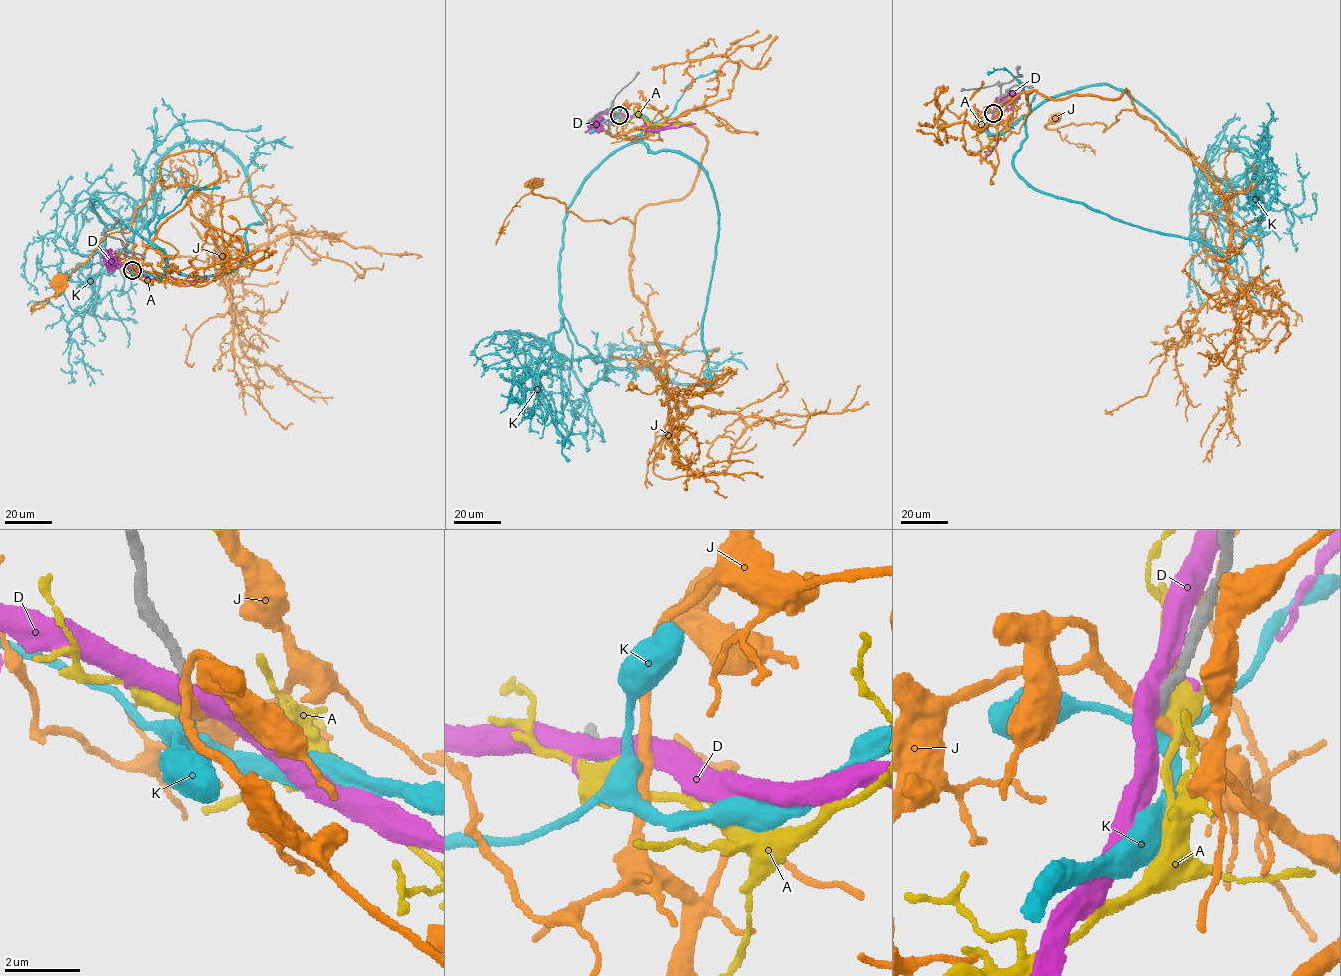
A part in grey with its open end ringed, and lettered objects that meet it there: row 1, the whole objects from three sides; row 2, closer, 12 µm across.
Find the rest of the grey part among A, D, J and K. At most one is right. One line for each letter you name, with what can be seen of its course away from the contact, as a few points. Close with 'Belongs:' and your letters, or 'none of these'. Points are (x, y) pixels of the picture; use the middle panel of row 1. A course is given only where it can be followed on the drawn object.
K: it runs (619, 115), (644, 115), (651, 132), (567, 210), (559, 331), (528, 333), (584, 387), (557, 440)
Belongs: K

